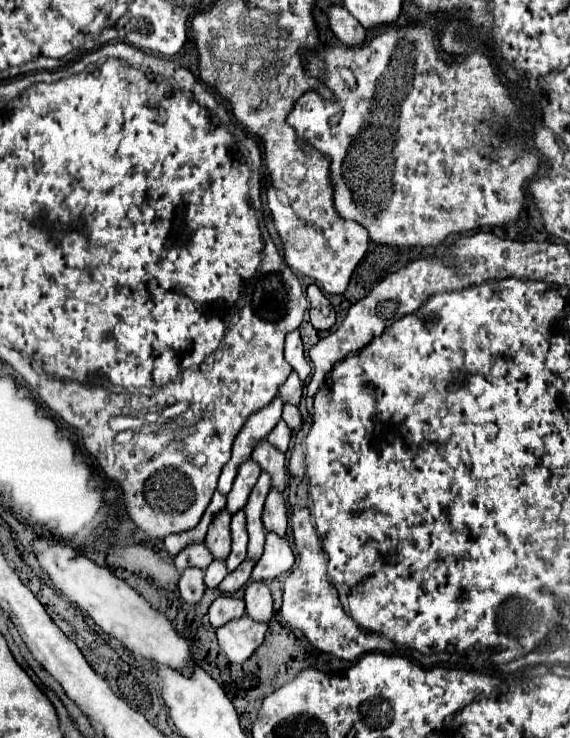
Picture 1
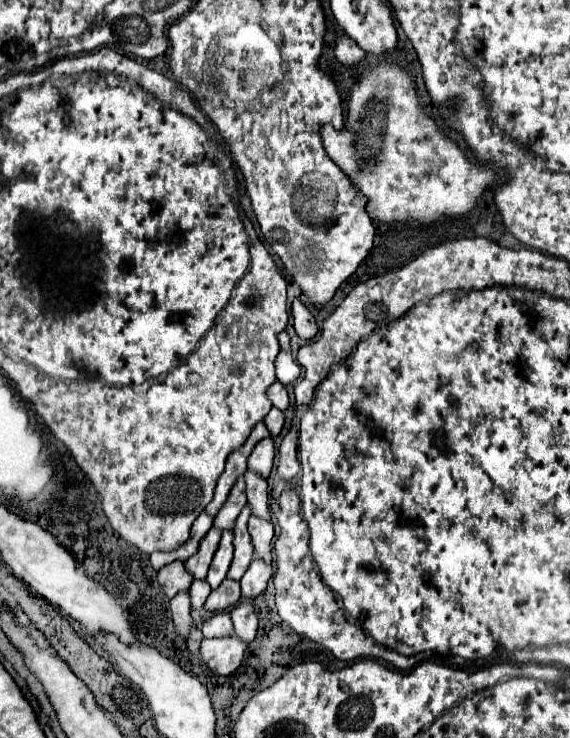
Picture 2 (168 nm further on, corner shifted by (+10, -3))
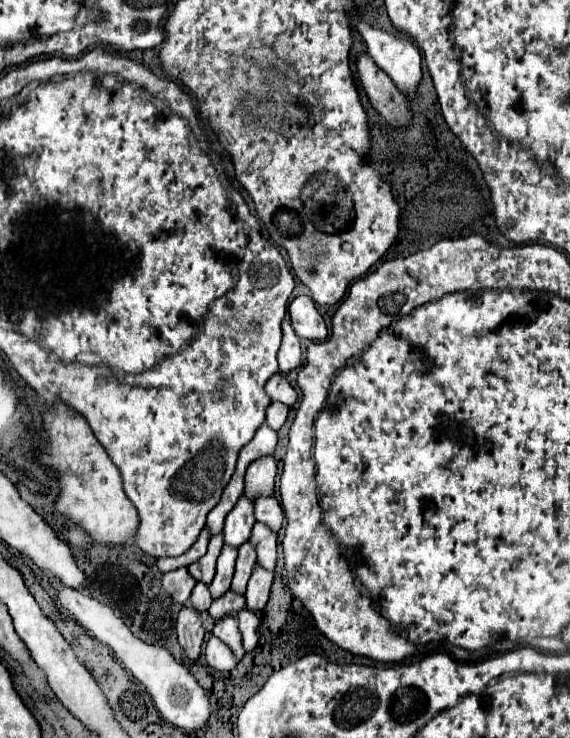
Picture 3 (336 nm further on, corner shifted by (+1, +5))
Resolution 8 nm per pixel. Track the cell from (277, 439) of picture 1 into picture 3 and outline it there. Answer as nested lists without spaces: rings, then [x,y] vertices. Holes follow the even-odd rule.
[[[273,456],[255,460],[245,474],[245,496],[255,500],[259,496],[273,496],[273,484],[277,474],[277,462]]]

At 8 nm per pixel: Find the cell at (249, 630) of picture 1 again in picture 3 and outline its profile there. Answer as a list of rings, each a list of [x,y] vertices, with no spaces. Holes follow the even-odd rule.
[[[211,636],[205,646],[205,660],[211,668],[221,672],[233,670],[237,666],[237,660],[233,660],[233,652],[229,652],[229,648],[225,648],[225,644],[221,644],[221,640],[217,640],[215,636]]]

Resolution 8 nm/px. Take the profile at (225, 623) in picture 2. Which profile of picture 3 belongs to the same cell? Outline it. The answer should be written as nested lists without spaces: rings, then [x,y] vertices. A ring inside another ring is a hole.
[[[225,616],[225,620],[219,620],[213,628],[213,634],[231,648],[231,652],[235,654],[235,660],[241,660],[245,656],[235,616]]]

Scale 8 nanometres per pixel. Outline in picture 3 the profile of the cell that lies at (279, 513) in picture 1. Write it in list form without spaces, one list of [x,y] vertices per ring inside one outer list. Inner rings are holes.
[[[255,524],[249,542],[257,552],[257,564],[265,570],[273,570],[277,558],[277,536],[271,534],[265,524]]]

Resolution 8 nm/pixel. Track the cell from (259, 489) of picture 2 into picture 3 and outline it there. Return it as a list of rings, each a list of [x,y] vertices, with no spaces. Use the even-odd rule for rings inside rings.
[[[257,498],[255,500],[255,520],[265,524],[271,532],[279,532],[283,522],[283,508],[275,498]]]

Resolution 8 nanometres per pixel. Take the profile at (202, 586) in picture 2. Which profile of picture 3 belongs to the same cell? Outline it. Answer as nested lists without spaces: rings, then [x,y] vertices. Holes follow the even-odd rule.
[[[199,582],[199,584],[193,588],[193,594],[191,594],[189,602],[191,602],[191,606],[193,606],[197,612],[207,612],[209,606],[211,606],[211,602],[213,602],[213,598],[209,596],[209,588]]]

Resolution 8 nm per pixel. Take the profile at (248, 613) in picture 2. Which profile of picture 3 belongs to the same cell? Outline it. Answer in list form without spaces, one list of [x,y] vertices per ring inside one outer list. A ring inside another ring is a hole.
[[[247,608],[241,610],[237,614],[237,620],[239,620],[239,632],[243,636],[243,648],[245,652],[251,652],[255,646],[257,646],[257,640],[259,640],[259,624],[261,624],[261,614],[255,614],[255,612],[249,612]]]

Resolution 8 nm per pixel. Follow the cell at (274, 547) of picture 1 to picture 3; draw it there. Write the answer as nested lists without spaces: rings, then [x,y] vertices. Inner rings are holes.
[[[253,568],[253,574],[247,584],[247,608],[253,612],[261,612],[269,600],[269,590],[273,584],[273,572],[265,572],[261,568]]]

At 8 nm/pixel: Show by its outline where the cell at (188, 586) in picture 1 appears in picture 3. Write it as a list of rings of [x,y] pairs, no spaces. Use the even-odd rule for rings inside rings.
[[[183,606],[177,618],[177,634],[179,634],[179,646],[183,648],[185,656],[195,662],[201,654],[203,644],[203,626],[199,620],[199,612],[193,612],[191,606]]]

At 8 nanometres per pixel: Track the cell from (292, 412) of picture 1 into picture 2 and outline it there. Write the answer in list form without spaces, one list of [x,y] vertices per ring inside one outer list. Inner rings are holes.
[[[272,408],[272,410],[268,412],[268,416],[264,418],[264,422],[266,422],[270,434],[272,434],[272,436],[278,436],[280,430],[282,430],[282,426],[284,426],[284,414],[282,414],[278,408]]]

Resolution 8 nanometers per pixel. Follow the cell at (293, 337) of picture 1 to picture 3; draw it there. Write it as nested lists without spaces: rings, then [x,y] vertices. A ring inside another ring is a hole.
[[[289,318],[283,320],[283,342],[281,342],[281,348],[279,348],[279,354],[277,354],[277,362],[279,362],[279,372],[281,374],[287,374],[287,372],[299,368],[301,362],[303,362],[299,336],[291,328]]]

